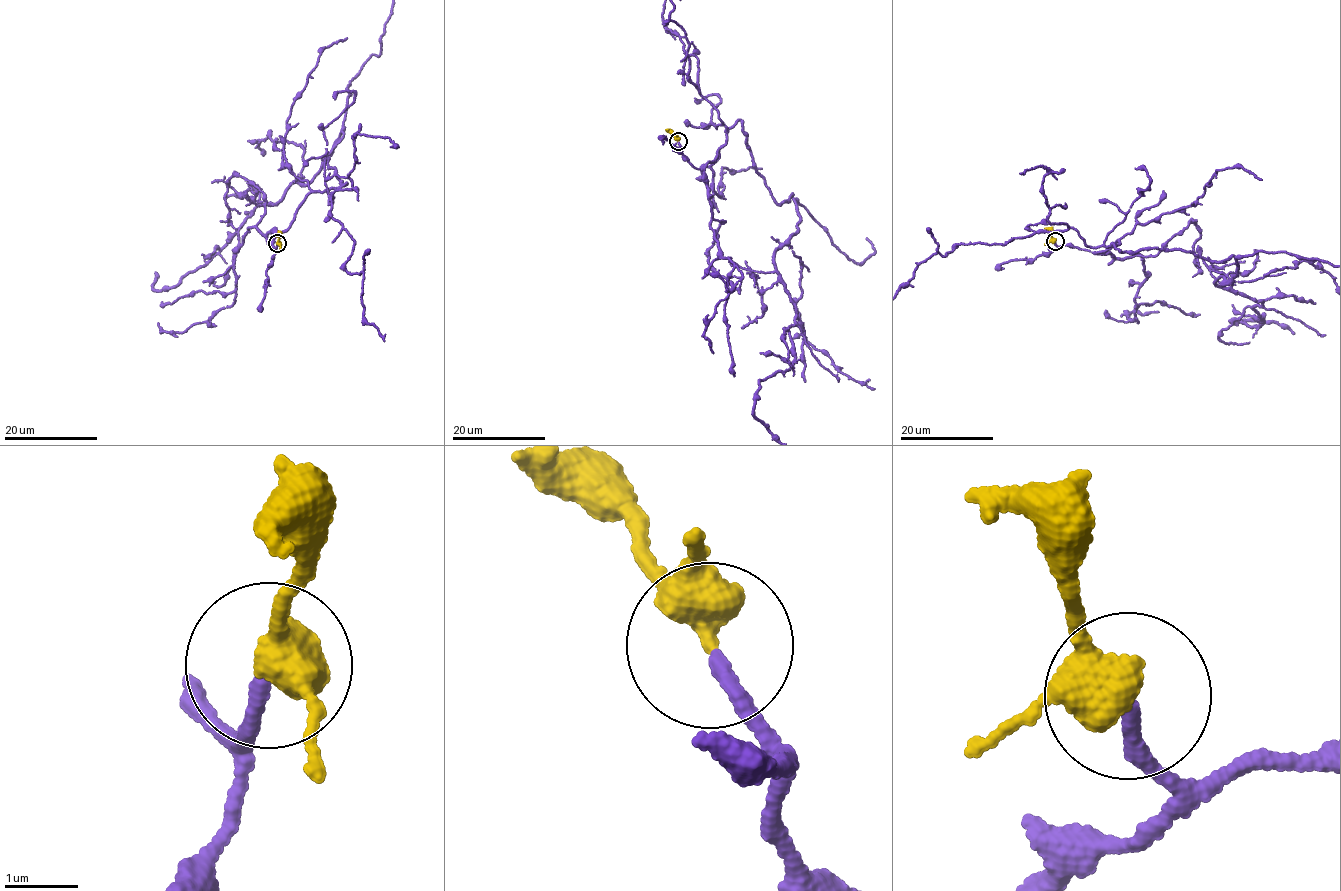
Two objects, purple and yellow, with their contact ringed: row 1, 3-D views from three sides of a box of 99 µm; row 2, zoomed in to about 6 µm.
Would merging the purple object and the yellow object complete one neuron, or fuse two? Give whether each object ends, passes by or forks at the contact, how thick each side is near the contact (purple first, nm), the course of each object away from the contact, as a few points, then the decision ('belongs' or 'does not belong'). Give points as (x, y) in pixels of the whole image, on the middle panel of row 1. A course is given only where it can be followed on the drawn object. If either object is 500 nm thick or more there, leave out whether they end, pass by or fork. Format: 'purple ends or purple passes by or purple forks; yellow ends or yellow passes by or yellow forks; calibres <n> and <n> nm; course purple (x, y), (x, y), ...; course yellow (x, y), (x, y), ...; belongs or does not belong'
purple ends; yellow passes by; calibres 190 and 440 nm; course purple (677, 141), (703, 169), (739, 121), (772, 199), (847, 258), (872, 255), (865, 237); course yellow (677, 141), (665, 129); belongs

